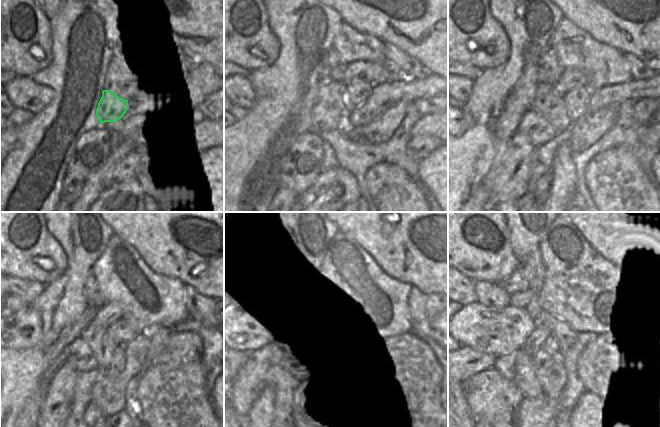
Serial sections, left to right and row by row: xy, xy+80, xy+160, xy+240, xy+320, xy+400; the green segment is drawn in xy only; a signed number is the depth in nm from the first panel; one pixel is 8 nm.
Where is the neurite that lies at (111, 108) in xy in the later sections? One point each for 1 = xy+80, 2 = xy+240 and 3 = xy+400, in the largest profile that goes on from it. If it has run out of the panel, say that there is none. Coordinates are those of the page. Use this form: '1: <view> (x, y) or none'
1: xy+80 (324, 117)
2: xy+240 (79, 353)
3: xy+400 (518, 368)

